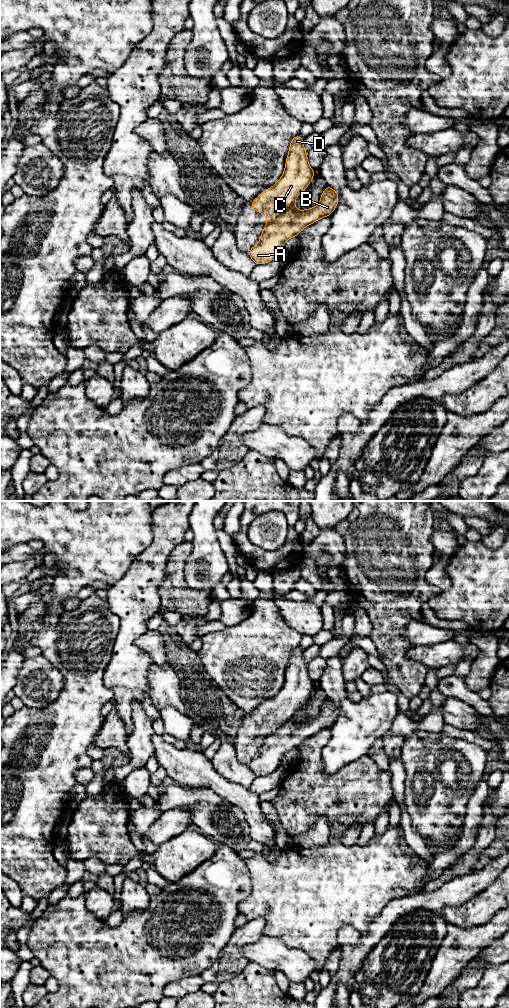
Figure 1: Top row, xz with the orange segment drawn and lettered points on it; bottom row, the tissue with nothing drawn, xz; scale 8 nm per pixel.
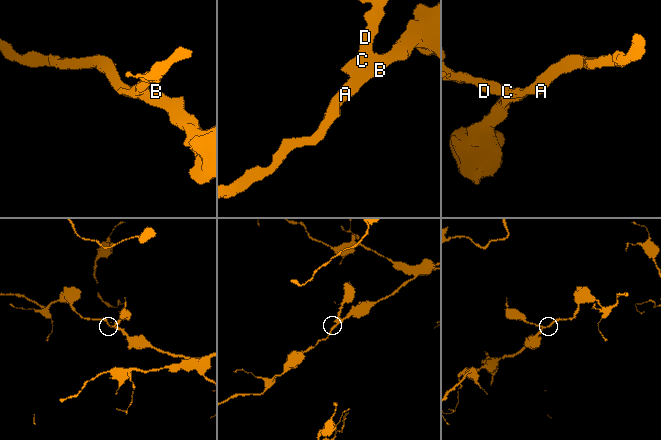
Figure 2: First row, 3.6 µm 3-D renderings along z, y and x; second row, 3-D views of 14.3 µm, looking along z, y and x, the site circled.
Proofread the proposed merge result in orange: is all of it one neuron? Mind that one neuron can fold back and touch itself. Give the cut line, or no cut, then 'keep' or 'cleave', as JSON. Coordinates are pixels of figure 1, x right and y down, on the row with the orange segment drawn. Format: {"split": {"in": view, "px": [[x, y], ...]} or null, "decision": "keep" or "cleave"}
{"split": {"in": "xz", "px": [[293, 205], [275, 221], [268, 222]]}, "decision": "cleave"}

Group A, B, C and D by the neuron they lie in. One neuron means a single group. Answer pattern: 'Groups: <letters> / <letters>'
Groups: A B / C D

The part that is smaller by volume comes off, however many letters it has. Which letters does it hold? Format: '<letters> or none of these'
C, D

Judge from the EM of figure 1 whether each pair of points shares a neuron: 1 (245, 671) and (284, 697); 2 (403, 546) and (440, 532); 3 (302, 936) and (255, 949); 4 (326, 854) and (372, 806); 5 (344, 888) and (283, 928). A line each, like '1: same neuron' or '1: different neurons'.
1: different neurons
2: different neurons
3: different neurons
4: different neurons
5: same neuron

